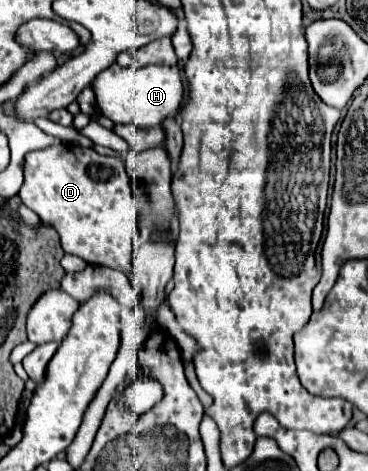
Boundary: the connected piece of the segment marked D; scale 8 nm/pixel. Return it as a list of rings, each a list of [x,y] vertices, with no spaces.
[[[57,144],[57,146],[49,146],[49,148],[43,148],[43,150],[29,152],[25,156],[23,172],[25,172],[25,182],[23,182],[21,190],[19,190],[19,196],[21,196],[23,204],[27,204],[27,208],[31,208],[45,224],[55,226],[55,230],[59,232],[61,248],[63,248],[65,254],[79,256],[91,266],[105,266],[105,268],[113,268],[113,270],[121,270],[121,272],[129,272],[131,270],[133,236],[135,236],[135,198],[133,198],[133,192],[131,192],[131,178],[127,176],[127,166],[125,166],[125,158],[123,156],[101,156],[93,148],[83,148],[79,144]]]

